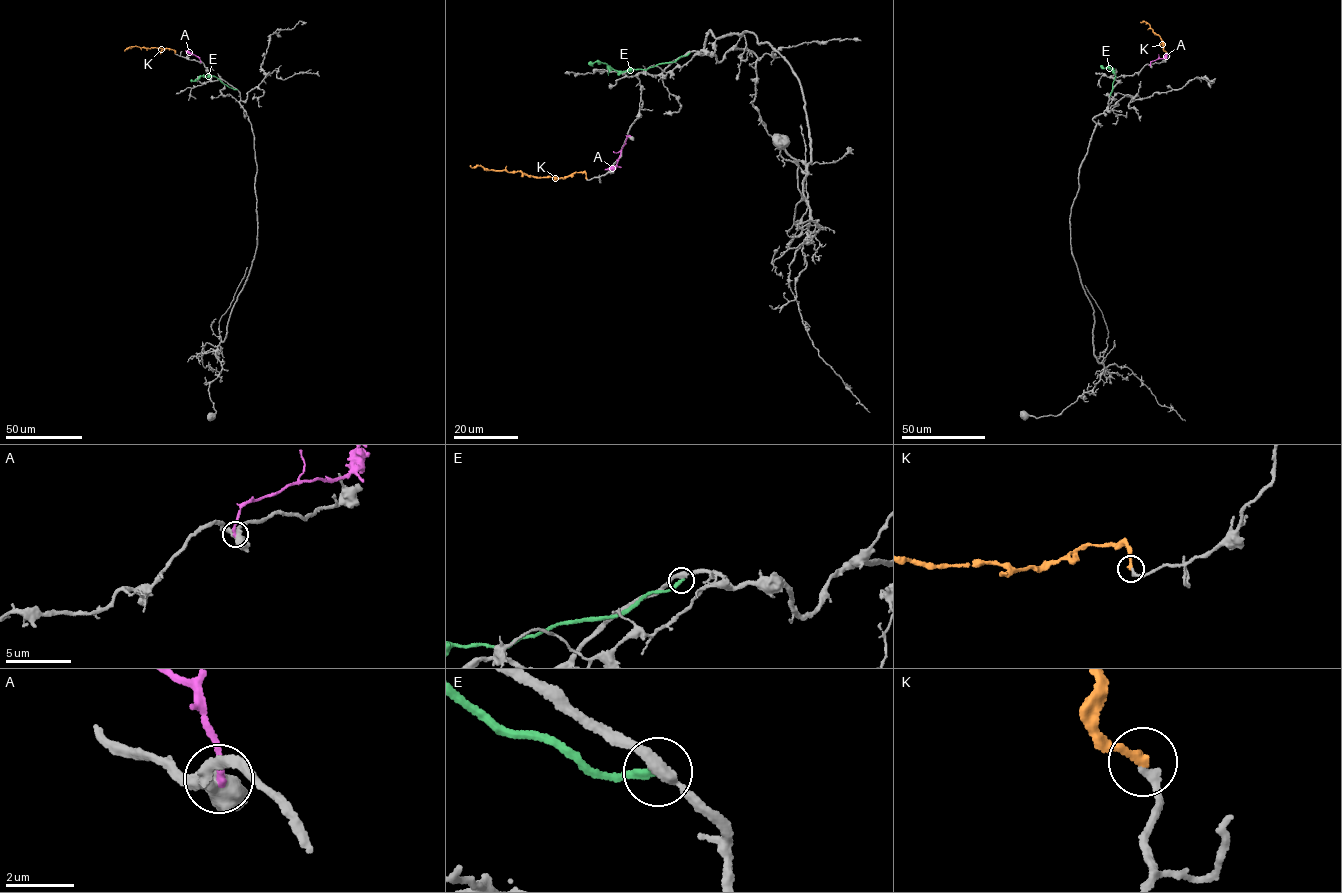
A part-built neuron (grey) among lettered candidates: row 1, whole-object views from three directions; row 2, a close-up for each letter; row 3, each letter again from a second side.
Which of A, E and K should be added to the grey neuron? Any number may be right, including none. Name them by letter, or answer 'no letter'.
no letter

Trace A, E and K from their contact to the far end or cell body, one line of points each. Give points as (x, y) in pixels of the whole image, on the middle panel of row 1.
A: (630, 136), (617, 163), (605, 169)
E: (689, 53), (646, 69), (619, 72), (606, 63), (597, 61), (588, 64)
K: (586, 178), (585, 172), (558, 179), (534, 177), (519, 171), (486, 170), (481, 166), (470, 165)

